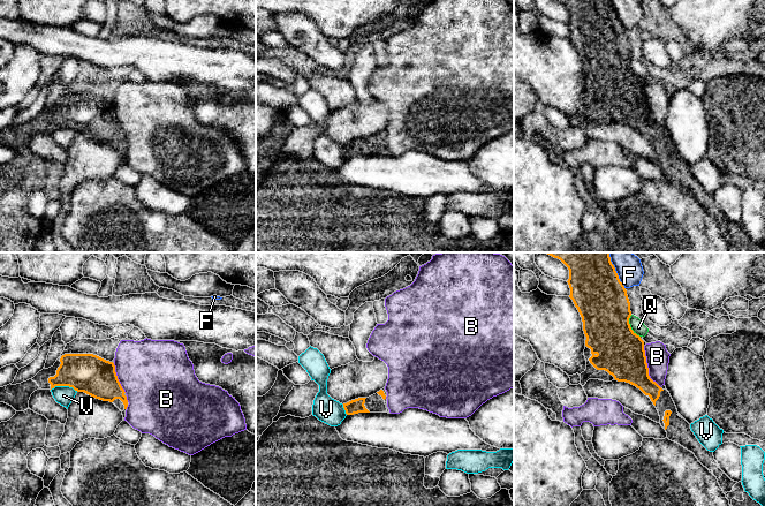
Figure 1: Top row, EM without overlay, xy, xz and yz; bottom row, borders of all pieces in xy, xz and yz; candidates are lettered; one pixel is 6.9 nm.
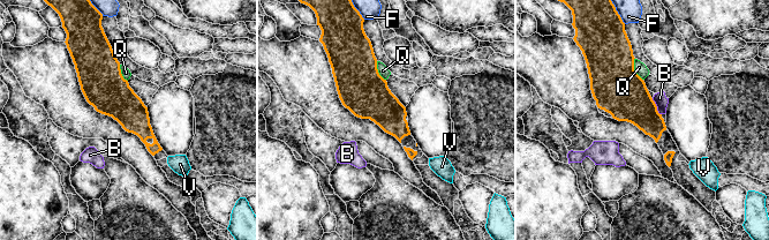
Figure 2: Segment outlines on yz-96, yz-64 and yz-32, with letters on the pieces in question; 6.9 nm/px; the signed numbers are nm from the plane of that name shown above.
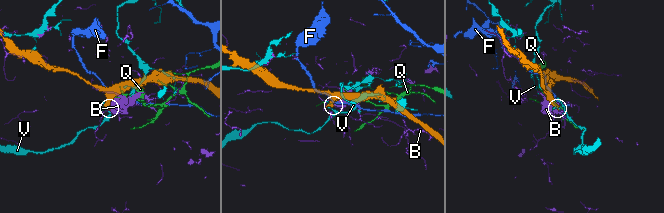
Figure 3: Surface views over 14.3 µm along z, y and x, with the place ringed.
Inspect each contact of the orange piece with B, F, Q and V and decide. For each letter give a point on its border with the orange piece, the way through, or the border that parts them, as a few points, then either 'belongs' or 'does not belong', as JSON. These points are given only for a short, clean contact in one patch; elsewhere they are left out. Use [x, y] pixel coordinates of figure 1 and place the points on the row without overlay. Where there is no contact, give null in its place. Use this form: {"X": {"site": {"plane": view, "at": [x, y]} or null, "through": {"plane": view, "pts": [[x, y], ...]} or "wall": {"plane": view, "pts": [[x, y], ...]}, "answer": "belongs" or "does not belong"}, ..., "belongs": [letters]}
{"B": {"site": {"plane": "yz", "at": [646, 108]}, "answer": "does not belong"}, "F": {"site": {"plane": "yz", "at": [616, 15]}, "answer": "does not belong"}, "Q": {"site": {"plane": "yz", "at": [629, 68]}, "answer": "does not belong"}, "V": {"site": {"plane": "xy", "at": [65, 127]}, "answer": "does not belong"}, "belongs": []}

